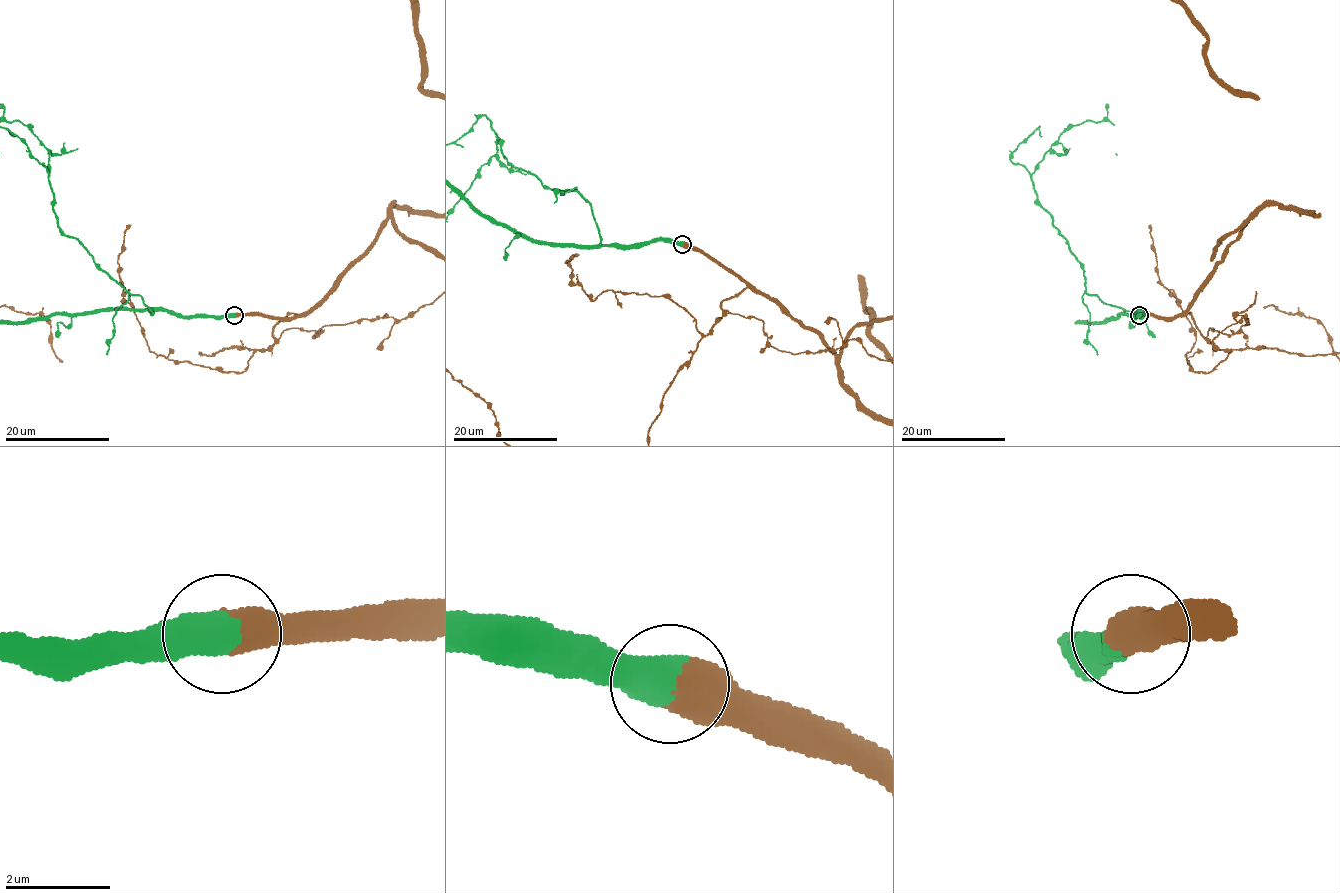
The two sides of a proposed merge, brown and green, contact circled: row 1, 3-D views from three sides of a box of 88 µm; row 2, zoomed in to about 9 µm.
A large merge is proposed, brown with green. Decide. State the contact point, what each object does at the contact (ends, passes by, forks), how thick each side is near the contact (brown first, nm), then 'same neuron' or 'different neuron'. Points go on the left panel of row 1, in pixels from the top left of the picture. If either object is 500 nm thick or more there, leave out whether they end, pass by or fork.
at (234, 315); 700 nm thick on the brown side, 700 nm on the other; same neuron

